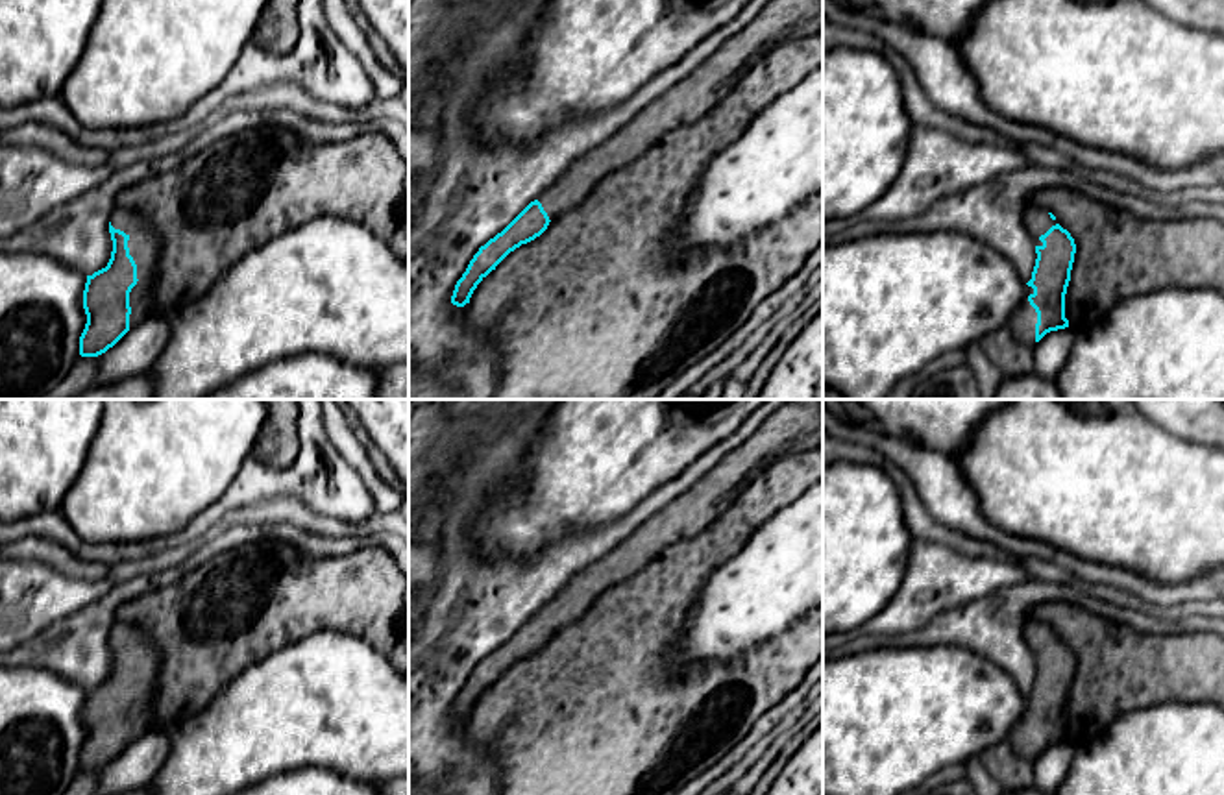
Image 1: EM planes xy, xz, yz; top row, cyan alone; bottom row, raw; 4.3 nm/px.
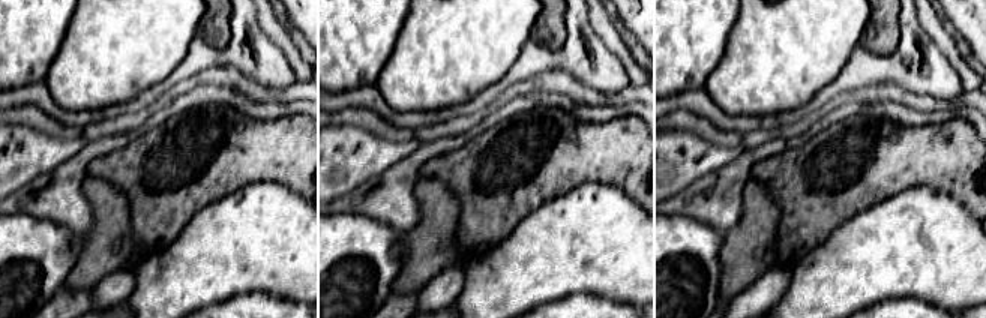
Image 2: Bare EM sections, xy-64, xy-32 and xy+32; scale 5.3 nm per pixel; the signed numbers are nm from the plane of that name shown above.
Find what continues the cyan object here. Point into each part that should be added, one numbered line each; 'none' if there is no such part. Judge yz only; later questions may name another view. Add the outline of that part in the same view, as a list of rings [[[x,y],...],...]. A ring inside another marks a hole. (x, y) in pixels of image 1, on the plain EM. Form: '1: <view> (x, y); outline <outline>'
1: yz (1021, 738); outline [[[1026,699],[1026,710],[1011,728],[1008,736],[1010,747],[1022,758],[1034,760],[1035,758],[1035,738],[1037,727],[1030,719],[1028,710],[1034,708],[1034,703]]]

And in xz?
1: xz (797, 426); outline [[[791,399],[703,479],[656,510],[610,553],[579,571],[536,614],[549,634],[582,616],[599,593],[640,571],[666,547],[714,523],[734,495],[769,464],[823,446],[823,399]]]

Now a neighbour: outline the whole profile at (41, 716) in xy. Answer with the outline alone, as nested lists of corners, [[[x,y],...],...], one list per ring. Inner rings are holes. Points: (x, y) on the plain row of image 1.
[[[0,667],[0,795],[61,795],[80,769],[87,690],[46,669]]]

